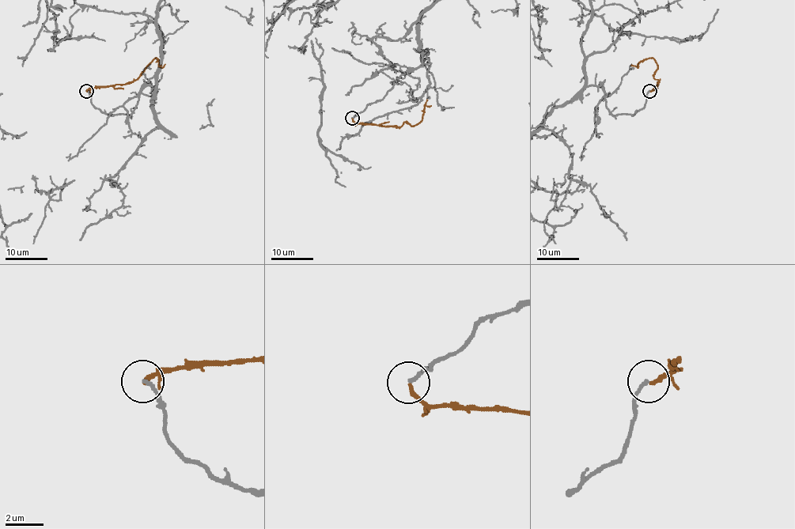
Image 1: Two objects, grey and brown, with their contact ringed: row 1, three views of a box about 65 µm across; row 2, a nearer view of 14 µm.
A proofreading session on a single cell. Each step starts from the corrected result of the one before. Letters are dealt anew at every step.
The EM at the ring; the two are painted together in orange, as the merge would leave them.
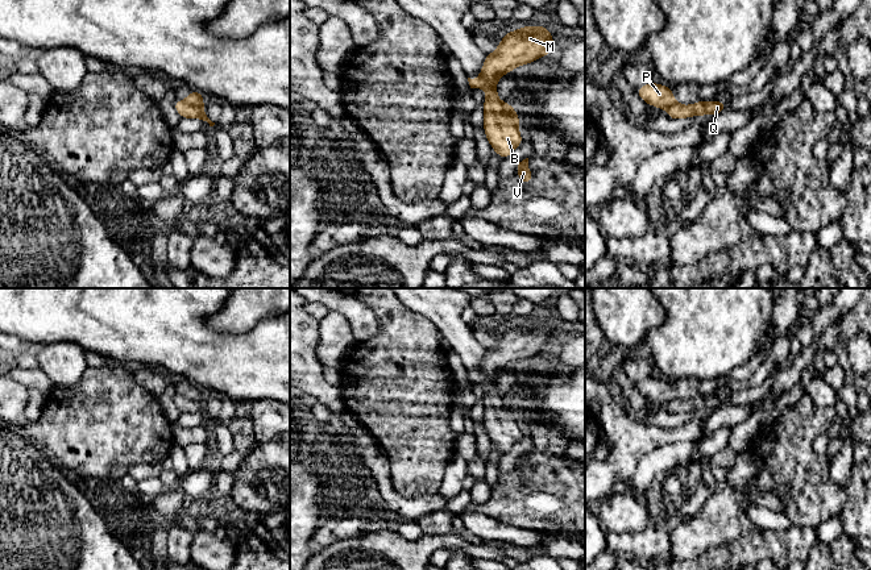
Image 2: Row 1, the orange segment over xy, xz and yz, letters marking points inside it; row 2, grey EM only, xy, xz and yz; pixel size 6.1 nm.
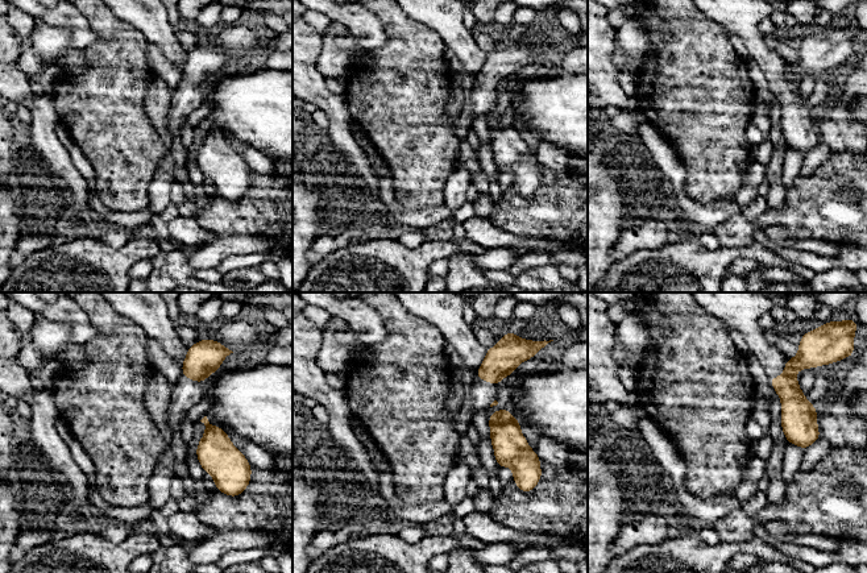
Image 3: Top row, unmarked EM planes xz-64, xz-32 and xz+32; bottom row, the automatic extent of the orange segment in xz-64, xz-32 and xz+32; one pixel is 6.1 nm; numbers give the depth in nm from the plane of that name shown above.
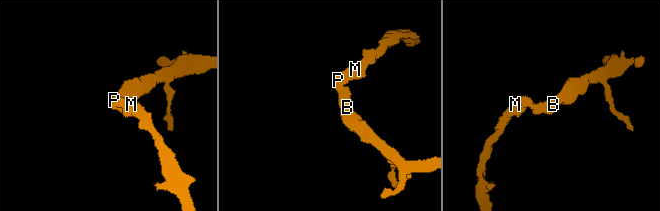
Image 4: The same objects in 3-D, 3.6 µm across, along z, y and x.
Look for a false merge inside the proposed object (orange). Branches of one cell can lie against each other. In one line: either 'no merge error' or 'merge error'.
merge error

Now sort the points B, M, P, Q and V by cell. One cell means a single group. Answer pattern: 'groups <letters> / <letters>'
groups B Q V / M P

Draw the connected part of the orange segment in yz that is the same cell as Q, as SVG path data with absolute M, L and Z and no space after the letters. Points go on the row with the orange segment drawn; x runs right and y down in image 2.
M700 100L690 105L683 105L675 103L667 108L668 111L667 116L672 120L683 120L687 117L704 116L704 115L716 116L726 111L726 105L727 103L725 101L713 101L713 100L706 100L706 101Z

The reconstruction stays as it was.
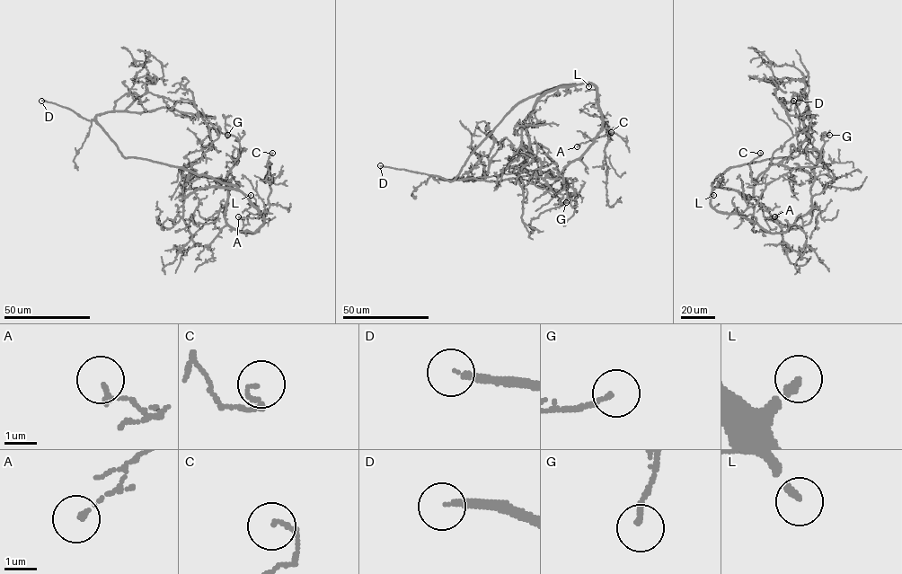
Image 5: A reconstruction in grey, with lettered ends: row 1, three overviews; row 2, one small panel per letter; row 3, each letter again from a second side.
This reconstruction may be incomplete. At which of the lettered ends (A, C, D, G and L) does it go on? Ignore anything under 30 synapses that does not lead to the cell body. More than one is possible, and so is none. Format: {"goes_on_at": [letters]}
{"goes_on_at": ["D", "L"]}

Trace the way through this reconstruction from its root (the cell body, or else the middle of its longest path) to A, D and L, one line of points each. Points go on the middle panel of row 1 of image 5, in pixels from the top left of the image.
A: (528, 98), (561, 85), (591, 83), (595, 86), (598, 110), (604, 116), (602, 124), (608, 131), (577, 146)
D: (528, 98), (520, 101), (504, 118), (470, 155), (453, 181), (380, 165)
L: (528, 98), (561, 85), (587, 83), (588, 86)

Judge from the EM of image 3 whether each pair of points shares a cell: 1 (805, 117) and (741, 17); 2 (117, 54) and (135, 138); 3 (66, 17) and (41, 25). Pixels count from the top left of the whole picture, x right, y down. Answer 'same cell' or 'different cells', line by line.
1: same cell
2: same cell
3: different cells

